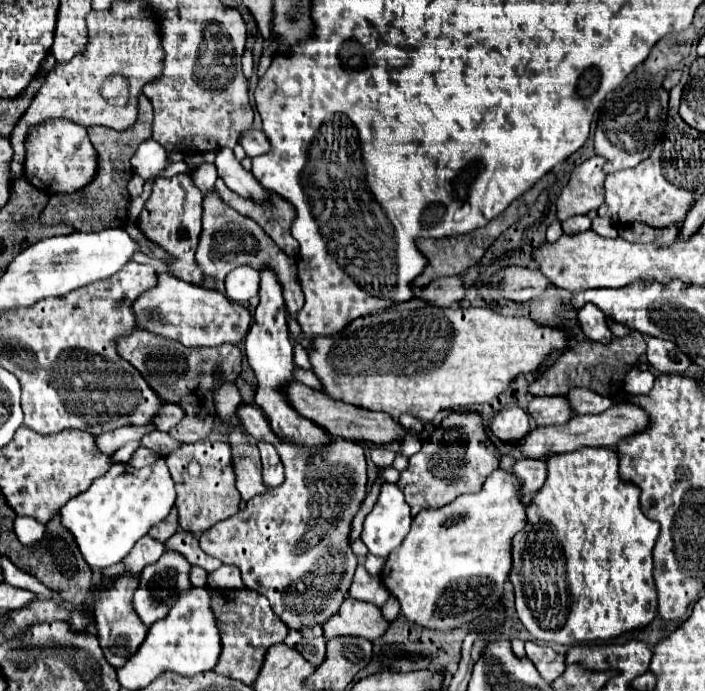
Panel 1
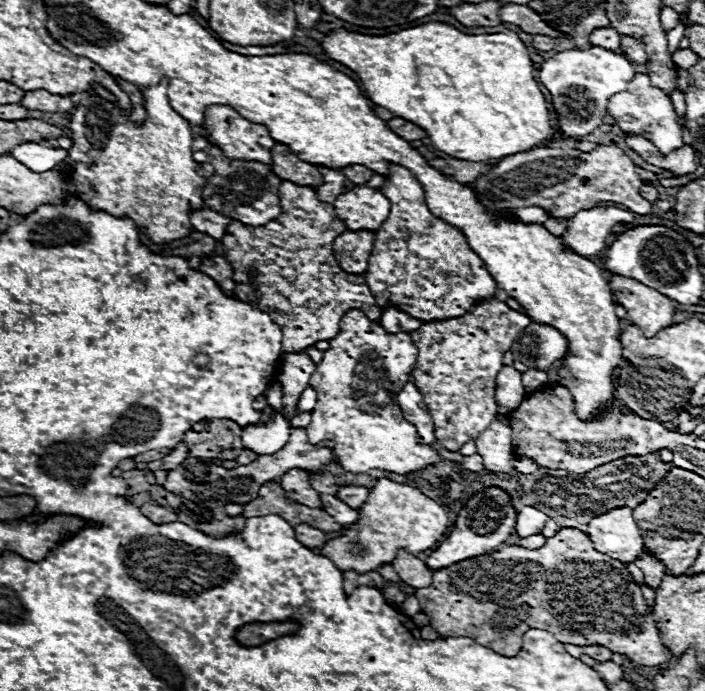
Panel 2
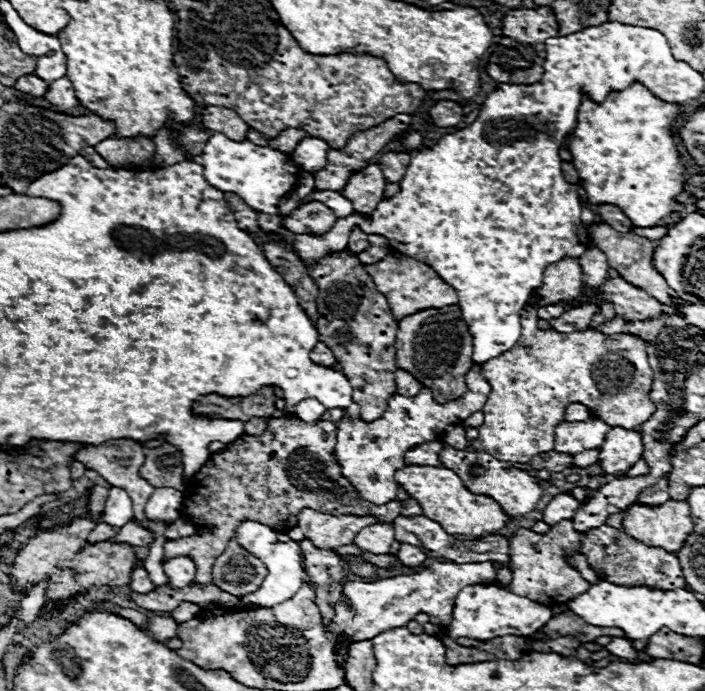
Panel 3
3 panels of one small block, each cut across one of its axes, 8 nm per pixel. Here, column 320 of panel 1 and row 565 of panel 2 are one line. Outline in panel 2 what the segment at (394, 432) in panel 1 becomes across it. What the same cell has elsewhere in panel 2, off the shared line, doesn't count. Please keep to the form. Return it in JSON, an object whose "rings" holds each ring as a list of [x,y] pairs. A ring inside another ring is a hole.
{"rings":[[[400,550],[396,554],[392,568],[398,572],[400,580],[412,588],[426,588],[432,584],[432,570],[426,566],[426,562],[418,560],[416,556],[412,556],[404,550]]]}

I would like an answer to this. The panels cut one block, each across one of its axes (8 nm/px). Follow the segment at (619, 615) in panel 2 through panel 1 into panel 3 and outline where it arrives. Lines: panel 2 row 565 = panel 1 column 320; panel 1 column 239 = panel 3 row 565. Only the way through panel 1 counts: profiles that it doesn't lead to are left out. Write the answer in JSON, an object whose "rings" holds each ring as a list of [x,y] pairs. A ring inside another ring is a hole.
{"rings":[[[562,520],[560,524],[552,526],[548,534],[536,534],[532,530],[516,530],[510,538],[510,564],[512,564],[512,582],[506,586],[510,592],[530,598],[544,606],[558,606],[574,596],[586,592],[590,582],[586,582],[574,568],[570,568],[564,560],[564,552],[580,552],[580,538],[572,528],[570,520]],[[400,544],[400,550],[396,556],[404,566],[412,566],[412,568],[420,566],[426,560],[426,554],[420,548],[414,548],[412,544]]]}

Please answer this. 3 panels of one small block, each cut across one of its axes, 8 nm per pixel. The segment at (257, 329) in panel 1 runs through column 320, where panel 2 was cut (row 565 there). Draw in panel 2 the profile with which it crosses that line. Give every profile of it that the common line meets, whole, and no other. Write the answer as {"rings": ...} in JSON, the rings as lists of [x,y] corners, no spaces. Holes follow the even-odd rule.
{"rings":[[[490,486],[490,488],[484,488],[482,492],[476,492],[474,496],[470,496],[470,502],[466,502],[466,508],[462,508],[458,512],[452,532],[430,554],[426,564],[432,570],[438,570],[438,568],[452,566],[452,564],[456,564],[460,560],[474,558],[474,556],[480,556],[480,554],[490,554],[490,552],[498,550],[498,546],[504,544],[514,534],[516,516],[518,516],[518,512],[512,506],[512,498],[502,488]]]}

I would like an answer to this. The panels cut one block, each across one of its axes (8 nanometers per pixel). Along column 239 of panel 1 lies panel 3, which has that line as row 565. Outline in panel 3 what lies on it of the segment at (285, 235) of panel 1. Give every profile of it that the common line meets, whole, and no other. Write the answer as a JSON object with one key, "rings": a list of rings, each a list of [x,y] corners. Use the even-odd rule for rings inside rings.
{"rings":[[[286,414],[282,418],[272,418],[268,422],[268,428],[262,436],[250,436],[244,434],[236,442],[230,442],[220,452],[212,454],[210,460],[204,464],[204,468],[198,470],[190,478],[184,490],[184,502],[182,502],[182,518],[188,518],[196,528],[208,528],[208,532],[200,532],[186,538],[172,540],[176,552],[174,556],[190,556],[196,564],[196,582],[210,584],[212,582],[212,564],[214,560],[224,552],[230,538],[234,538],[234,532],[242,520],[256,520],[262,524],[272,526],[278,530],[278,522],[284,522],[286,526],[290,520],[296,518],[296,514],[302,508],[314,508],[318,512],[330,512],[330,514],[358,514],[358,516],[378,516],[384,522],[392,522],[400,516],[402,502],[392,500],[390,504],[370,504],[368,500],[362,500],[362,496],[354,490],[354,486],[342,476],[340,464],[334,456],[334,444],[336,444],[336,424],[328,420],[318,420],[314,424],[306,424],[298,420],[294,414]]]}

